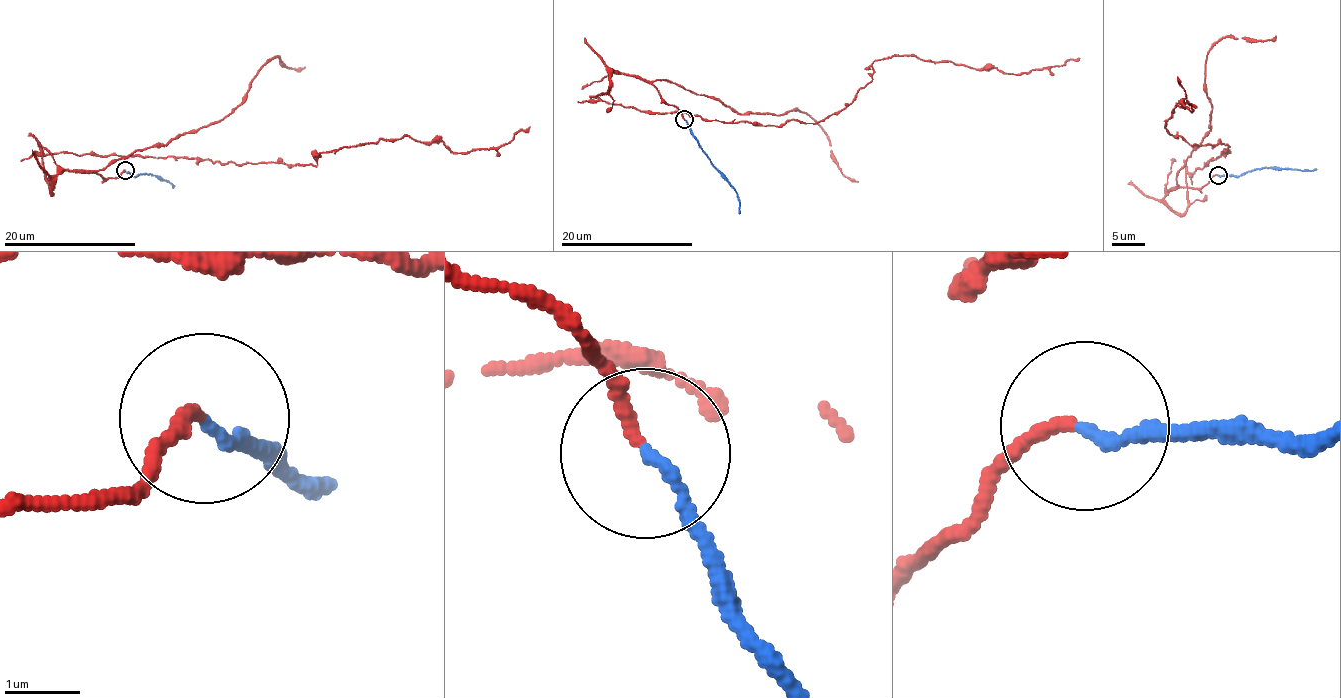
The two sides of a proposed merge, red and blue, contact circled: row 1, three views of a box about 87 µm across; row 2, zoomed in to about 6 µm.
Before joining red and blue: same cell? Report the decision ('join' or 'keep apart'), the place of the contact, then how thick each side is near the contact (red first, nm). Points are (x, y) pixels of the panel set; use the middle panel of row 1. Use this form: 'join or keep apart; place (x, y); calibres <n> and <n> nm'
join; place (684, 119); calibres 160 and 140 nm

